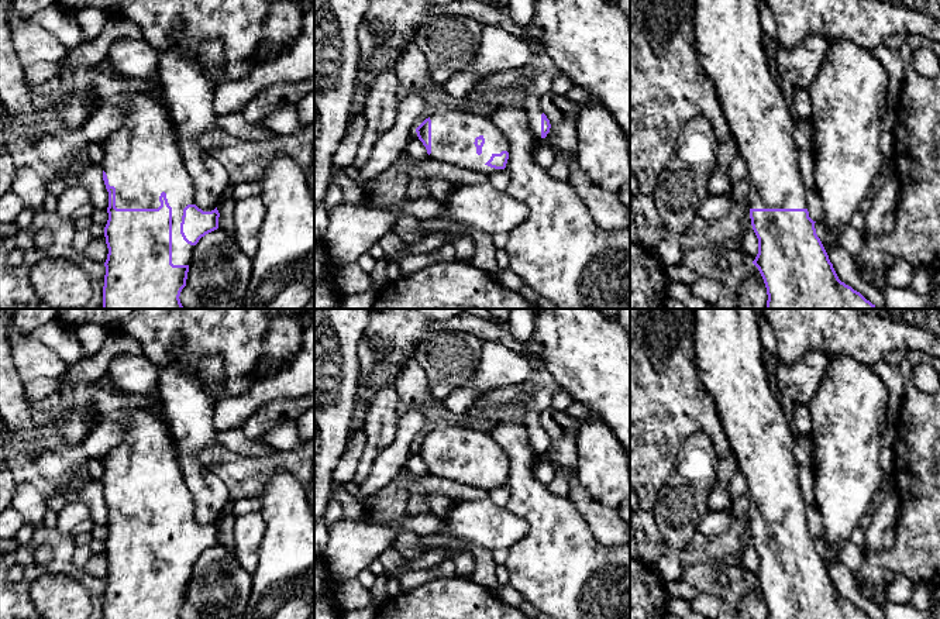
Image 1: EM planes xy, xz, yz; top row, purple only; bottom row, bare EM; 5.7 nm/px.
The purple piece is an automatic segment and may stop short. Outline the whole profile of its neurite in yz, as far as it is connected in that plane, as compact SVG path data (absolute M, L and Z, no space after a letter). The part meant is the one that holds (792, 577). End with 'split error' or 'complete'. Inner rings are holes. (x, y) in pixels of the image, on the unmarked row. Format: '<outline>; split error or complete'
M693 309L693 316L692 348L698 374L716 403L738 471L743 472L747 481L750 534L758 554L758 570L753 580L764 595L768 611L767 619L871 619L860 608L839 595L816 550L816 537L809 533L808 506L800 494L799 465L793 454L796 434L784 415L772 376L765 368L765 350L761 344L761 333L754 309Z; split error

